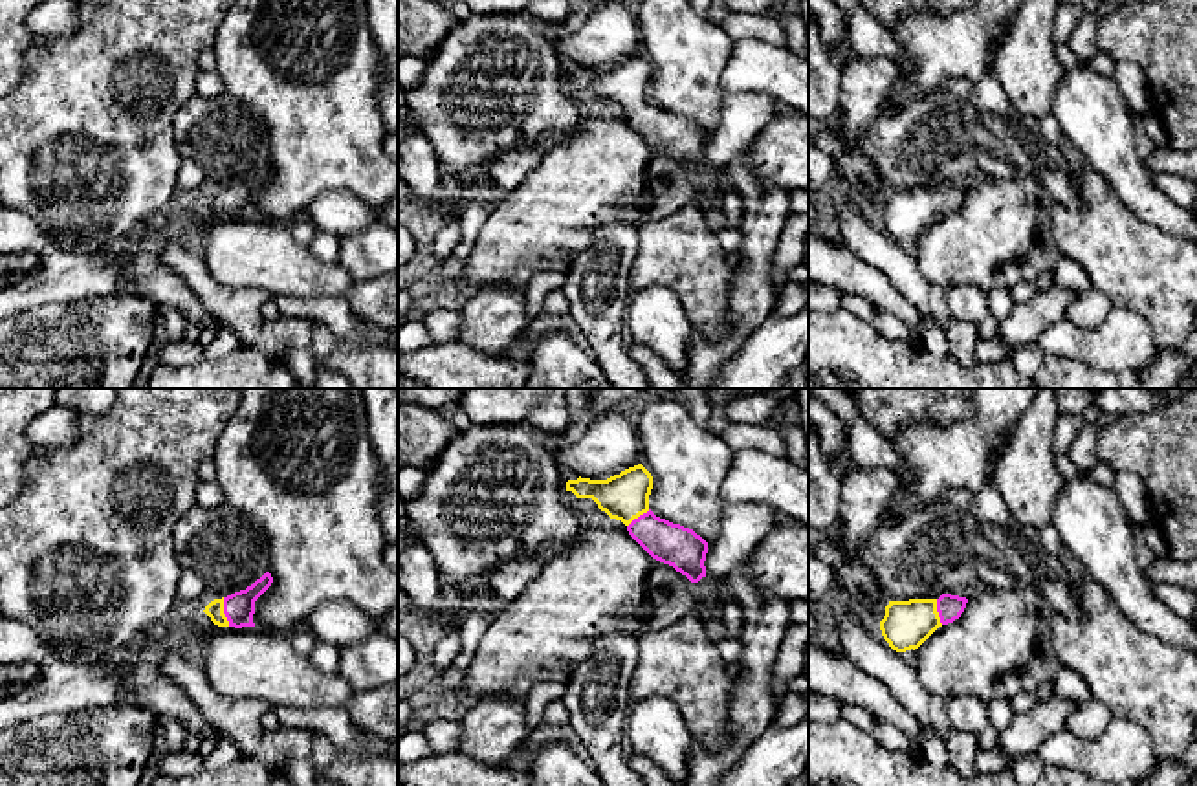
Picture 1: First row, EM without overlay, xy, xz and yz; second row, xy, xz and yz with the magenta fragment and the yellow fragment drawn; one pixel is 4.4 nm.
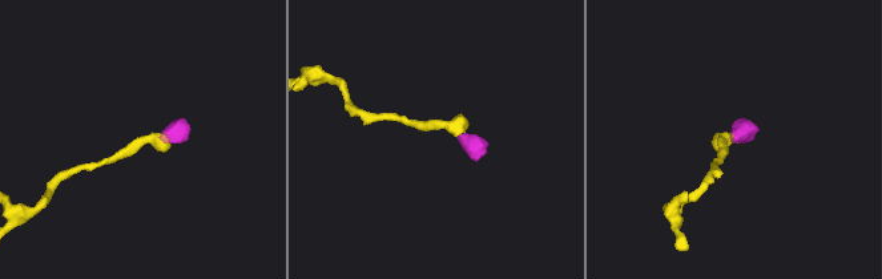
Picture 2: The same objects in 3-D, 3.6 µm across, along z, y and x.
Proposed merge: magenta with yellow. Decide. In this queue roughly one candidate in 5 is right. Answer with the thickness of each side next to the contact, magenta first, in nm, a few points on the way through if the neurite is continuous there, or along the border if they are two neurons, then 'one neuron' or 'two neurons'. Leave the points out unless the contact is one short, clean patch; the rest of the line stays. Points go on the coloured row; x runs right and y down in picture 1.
140/80 nm | across xy (239, 607), (224, 612), (215, 609) | one neuron

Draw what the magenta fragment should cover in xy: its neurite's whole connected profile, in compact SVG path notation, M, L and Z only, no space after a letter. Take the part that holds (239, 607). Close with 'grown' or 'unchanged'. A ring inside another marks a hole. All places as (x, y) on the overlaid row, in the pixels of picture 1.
M266 572L246 590L235 592L227 597L214 599L205 606L205 614L218 627L255 627L255 601L271 586L273 577Z; grown

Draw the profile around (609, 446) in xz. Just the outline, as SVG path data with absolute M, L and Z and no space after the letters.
M609 410L592 421L577 442L561 434L546 438L559 467L568 467L581 478L607 480L640 464L634 418Z

